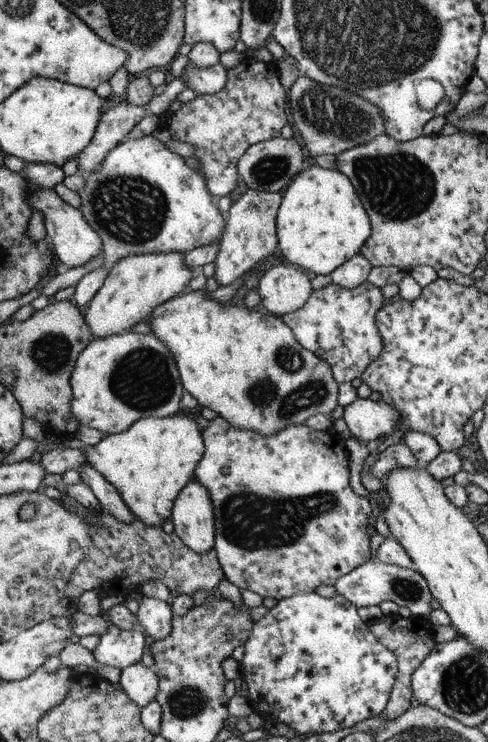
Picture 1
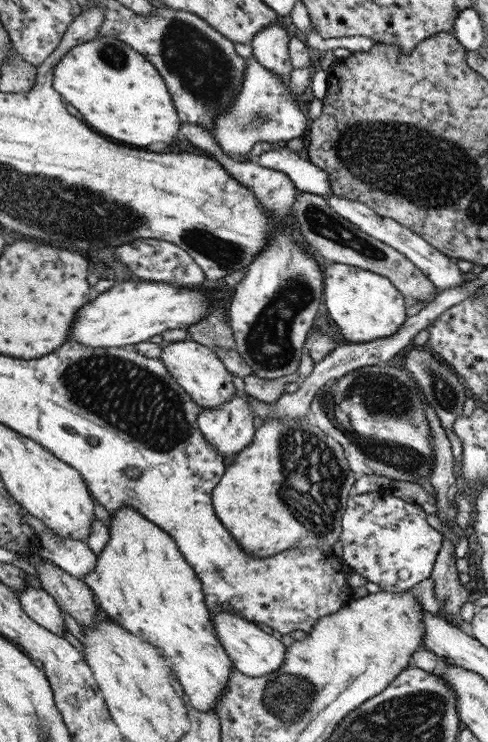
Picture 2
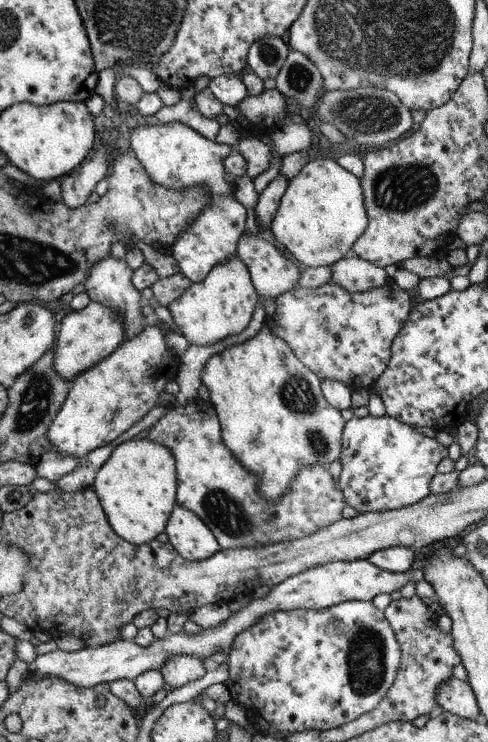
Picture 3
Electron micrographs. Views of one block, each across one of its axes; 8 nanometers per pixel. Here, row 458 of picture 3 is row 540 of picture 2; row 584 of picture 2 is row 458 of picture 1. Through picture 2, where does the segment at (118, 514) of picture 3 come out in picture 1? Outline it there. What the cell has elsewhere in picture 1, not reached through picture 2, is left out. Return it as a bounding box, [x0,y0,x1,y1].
[81,410,204,526]

